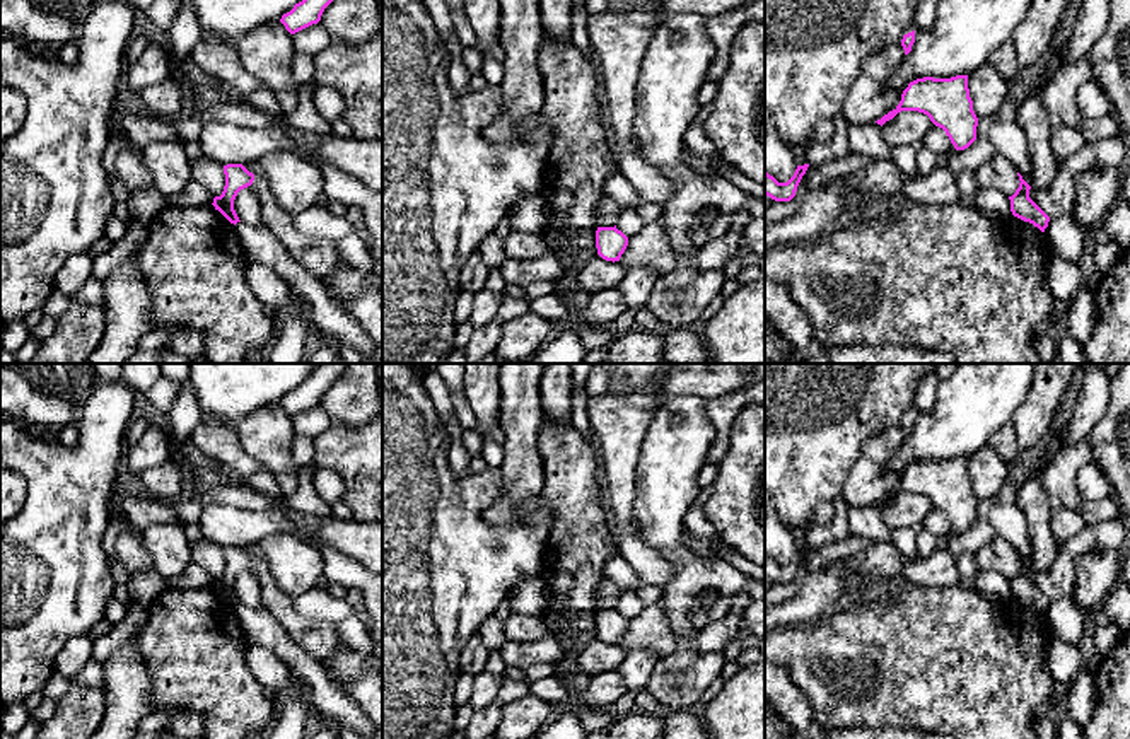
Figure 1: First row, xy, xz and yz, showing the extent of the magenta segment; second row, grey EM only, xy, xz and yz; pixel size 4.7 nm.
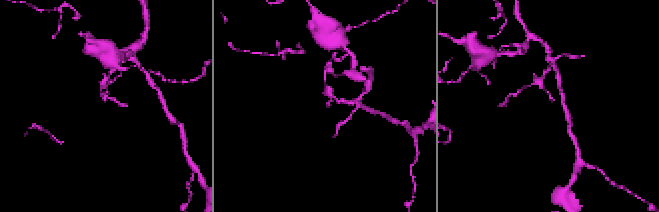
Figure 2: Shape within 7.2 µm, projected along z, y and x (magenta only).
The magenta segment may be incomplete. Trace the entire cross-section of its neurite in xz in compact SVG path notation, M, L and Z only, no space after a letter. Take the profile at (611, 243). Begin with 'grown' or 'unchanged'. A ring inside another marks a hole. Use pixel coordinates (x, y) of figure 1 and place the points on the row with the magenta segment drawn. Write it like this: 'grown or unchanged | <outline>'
unchanged | M597 227L596 247L597 254L606 261L620 261L628 246L628 237L615 227Z

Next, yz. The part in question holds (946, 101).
unchanged | M968 75L951 79L923 77L908 84L900 104L877 119L884 125L901 111L918 111L942 128L956 150L968 148L976 140L978 118L968 89Z

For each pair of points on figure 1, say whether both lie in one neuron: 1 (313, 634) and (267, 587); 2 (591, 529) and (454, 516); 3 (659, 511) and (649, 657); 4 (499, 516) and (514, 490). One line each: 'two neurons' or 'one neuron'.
1: one neuron
2: two neurons
3: two neurons
4: one neuron

